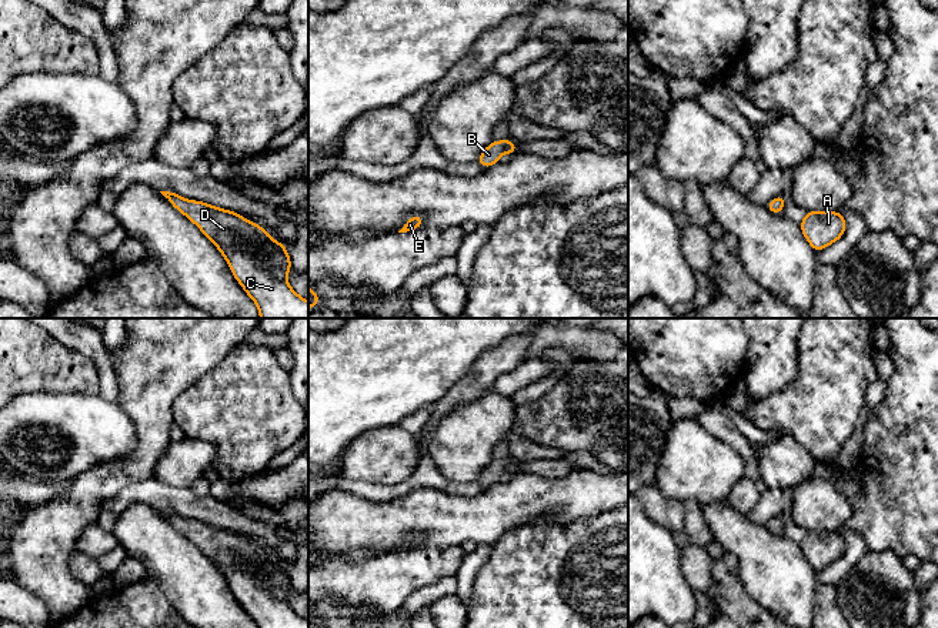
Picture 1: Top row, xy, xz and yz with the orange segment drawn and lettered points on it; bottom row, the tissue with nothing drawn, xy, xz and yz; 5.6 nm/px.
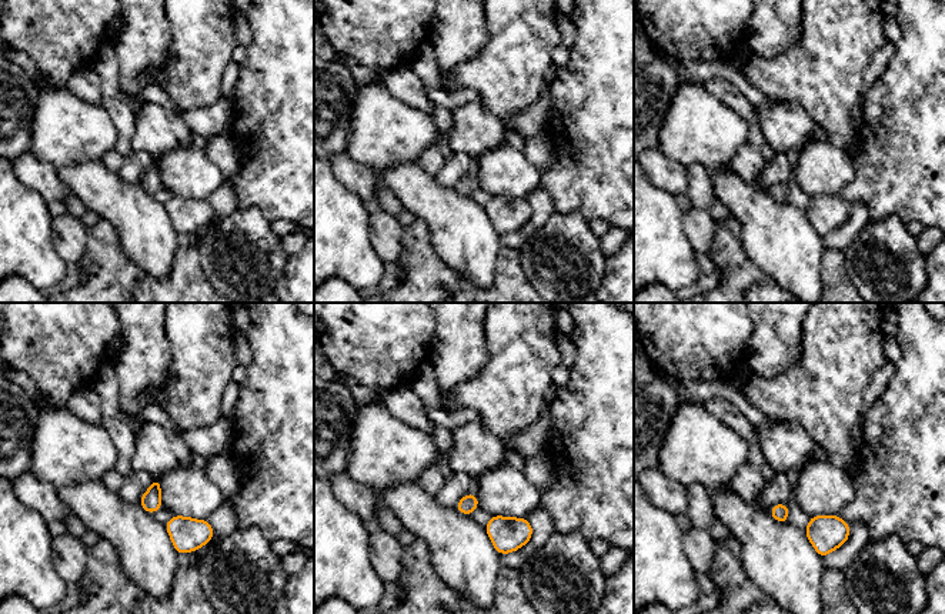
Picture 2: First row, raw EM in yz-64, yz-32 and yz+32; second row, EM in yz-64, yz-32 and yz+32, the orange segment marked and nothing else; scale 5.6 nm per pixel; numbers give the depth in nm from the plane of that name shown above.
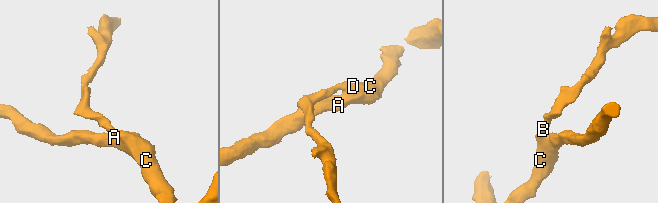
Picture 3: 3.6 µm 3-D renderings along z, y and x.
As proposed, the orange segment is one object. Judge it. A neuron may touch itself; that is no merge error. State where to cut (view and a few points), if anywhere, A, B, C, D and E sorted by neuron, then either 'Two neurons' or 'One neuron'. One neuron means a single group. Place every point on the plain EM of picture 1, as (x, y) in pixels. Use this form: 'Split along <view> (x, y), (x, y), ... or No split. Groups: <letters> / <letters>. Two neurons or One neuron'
No split. Groups: A B C D E. One neuron

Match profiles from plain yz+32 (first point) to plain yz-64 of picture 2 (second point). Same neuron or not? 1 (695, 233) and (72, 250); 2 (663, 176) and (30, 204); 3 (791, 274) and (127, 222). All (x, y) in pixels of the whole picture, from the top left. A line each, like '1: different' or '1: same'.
1: same
2: different
3: same

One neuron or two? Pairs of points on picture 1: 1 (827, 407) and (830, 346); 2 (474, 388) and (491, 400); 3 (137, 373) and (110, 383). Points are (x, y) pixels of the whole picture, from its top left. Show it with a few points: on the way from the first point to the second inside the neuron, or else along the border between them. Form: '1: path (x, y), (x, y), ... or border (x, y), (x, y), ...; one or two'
1: path (830, 391), (830, 361); one
2: border (493, 387), (453, 410); two
3: border (110, 354), (117, 386), (116, 401); two

